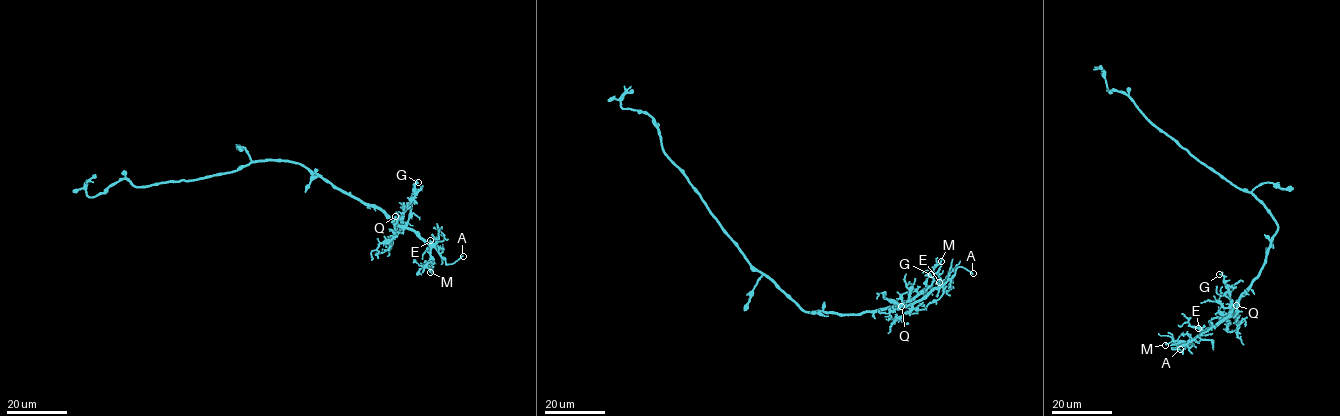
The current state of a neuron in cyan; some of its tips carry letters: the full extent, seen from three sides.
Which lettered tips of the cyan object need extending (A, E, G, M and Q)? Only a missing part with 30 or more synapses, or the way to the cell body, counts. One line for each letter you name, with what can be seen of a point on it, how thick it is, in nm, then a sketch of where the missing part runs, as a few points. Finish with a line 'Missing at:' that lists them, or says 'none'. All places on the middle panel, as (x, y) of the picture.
A: place (973, 273); calibre 150 nm
Missing at: A

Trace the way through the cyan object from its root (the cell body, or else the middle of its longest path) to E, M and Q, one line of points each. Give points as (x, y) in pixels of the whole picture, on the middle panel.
E: (770, 279), (806, 312), (843, 314), (912, 305), (942, 286), (939, 282)
M: (770, 279), (806, 312), (843, 314), (881, 311), (912, 305), (938, 286), (933, 269), (941, 261)
Q: (770, 279), (806, 312), (853, 314), (901, 306)

